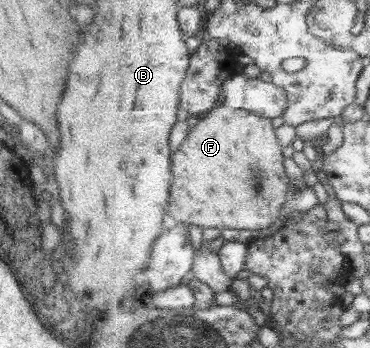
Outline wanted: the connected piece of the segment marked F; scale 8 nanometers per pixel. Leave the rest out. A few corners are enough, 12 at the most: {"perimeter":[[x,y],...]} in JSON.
{"perimeter":[[223,103],[175,153],[168,214],[267,229],[292,182],[273,118]]}

